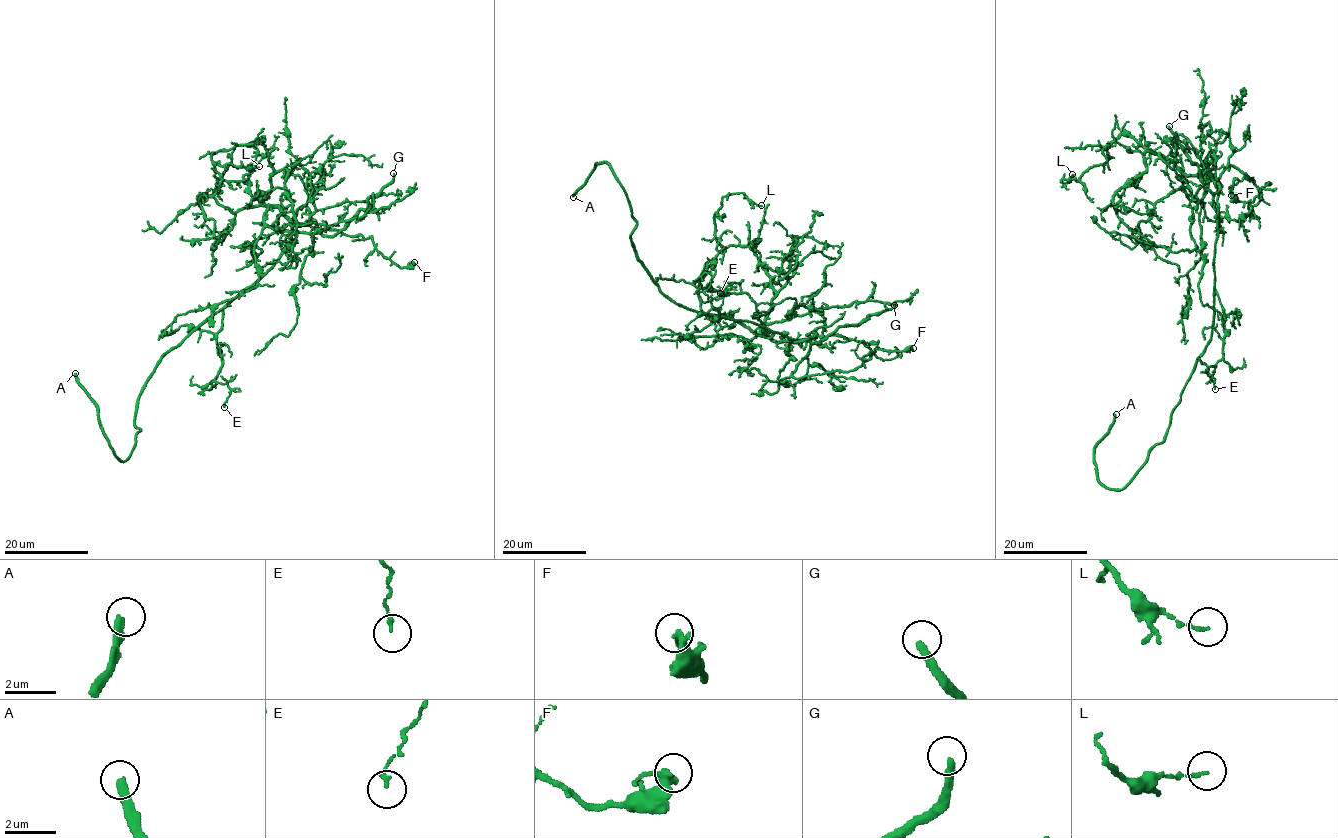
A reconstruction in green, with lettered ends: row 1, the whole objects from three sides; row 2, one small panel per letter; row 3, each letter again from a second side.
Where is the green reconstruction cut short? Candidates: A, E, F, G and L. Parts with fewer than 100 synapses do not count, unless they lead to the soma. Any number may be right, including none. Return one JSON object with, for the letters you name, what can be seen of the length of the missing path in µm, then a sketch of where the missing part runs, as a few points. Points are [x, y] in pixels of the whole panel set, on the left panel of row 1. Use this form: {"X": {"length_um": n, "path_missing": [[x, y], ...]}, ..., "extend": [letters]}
{"A": {"length_um": 10, "path_missing": [[75, 373], [72, 356], [55, 339]]}, "G": {"length_um": 50, "path_missing": [[393, 173], [388, 141], [397, 135], [396, 120], [361, 134], [337, 125], [312, 126], [295, 133], [292, 144]]}, "extend": ["A", "G"]}

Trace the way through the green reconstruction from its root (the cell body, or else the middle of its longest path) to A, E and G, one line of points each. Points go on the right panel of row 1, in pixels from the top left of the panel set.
A: (1215, 275), (1212, 337), (1172, 413), (1167, 435), (1125, 486), (1115, 490), (1098, 479), (1094, 447), (1116, 414)
E: (1215, 275), (1224, 332), (1223, 354), (1216, 364), (1208, 367), (1215, 379), (1215, 389)
G: (1215, 275), (1217, 181), (1219, 186), (1219, 191), (1215, 192), (1204, 187), (1200, 169), (1184, 151), (1169, 126)

